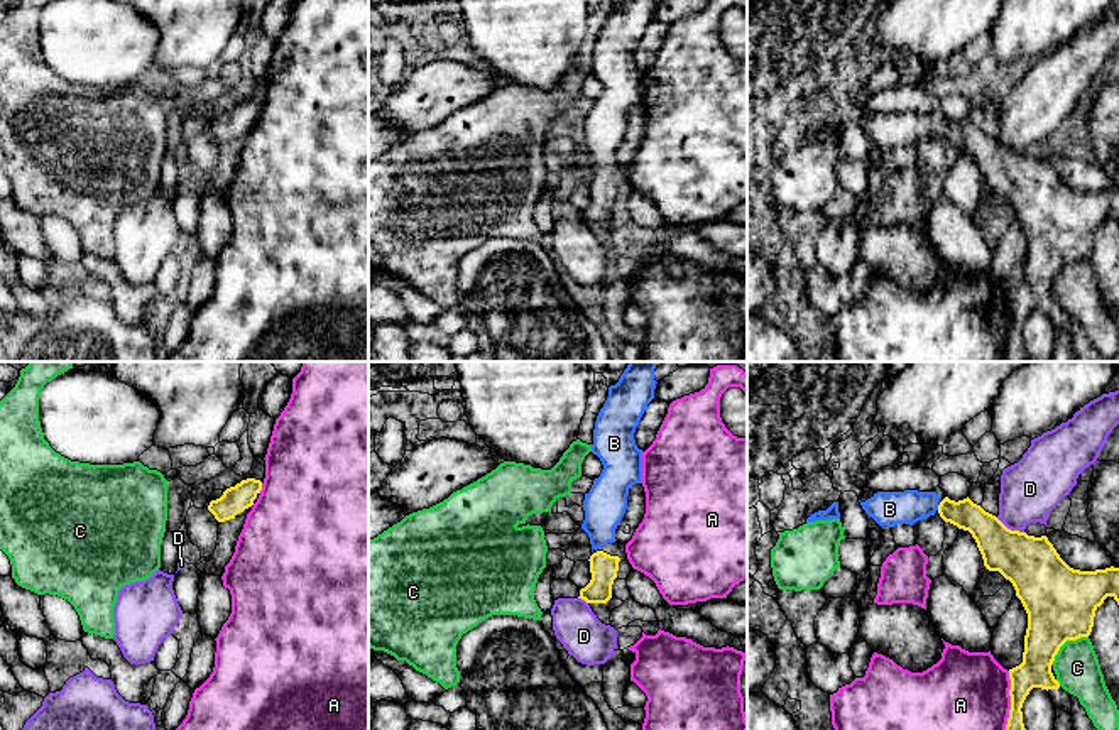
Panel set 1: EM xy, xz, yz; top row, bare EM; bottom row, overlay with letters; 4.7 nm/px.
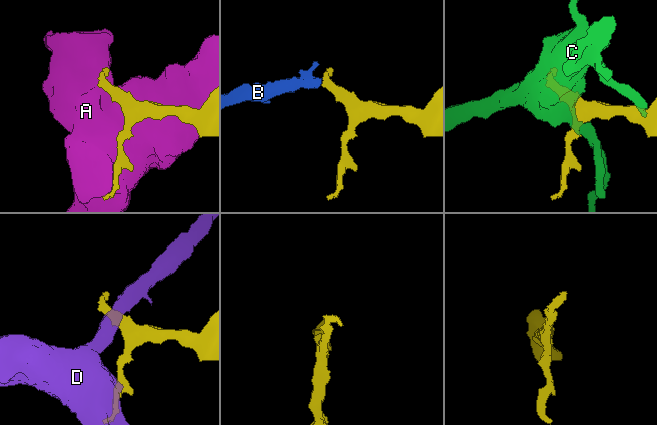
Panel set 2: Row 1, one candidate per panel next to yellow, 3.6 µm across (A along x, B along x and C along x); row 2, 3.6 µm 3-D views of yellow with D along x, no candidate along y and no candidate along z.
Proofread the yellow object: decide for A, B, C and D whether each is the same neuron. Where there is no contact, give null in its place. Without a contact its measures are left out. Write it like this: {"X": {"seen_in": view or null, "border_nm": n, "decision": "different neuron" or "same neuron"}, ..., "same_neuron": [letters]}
{"A": {"seen_in": "yz", "border_nm": 320, "decision": "different neuron"}, "B": {"seen_in": "yz", "border_nm": 40, "decision": "same neuron"}, "C": {"seen_in": "yz", "border_nm": 240, "decision": "different neuron"}, "D": {"seen_in": "yz", "border_nm": 150, "decision": "different neuron"}, "same_neuron": ["B"]}

